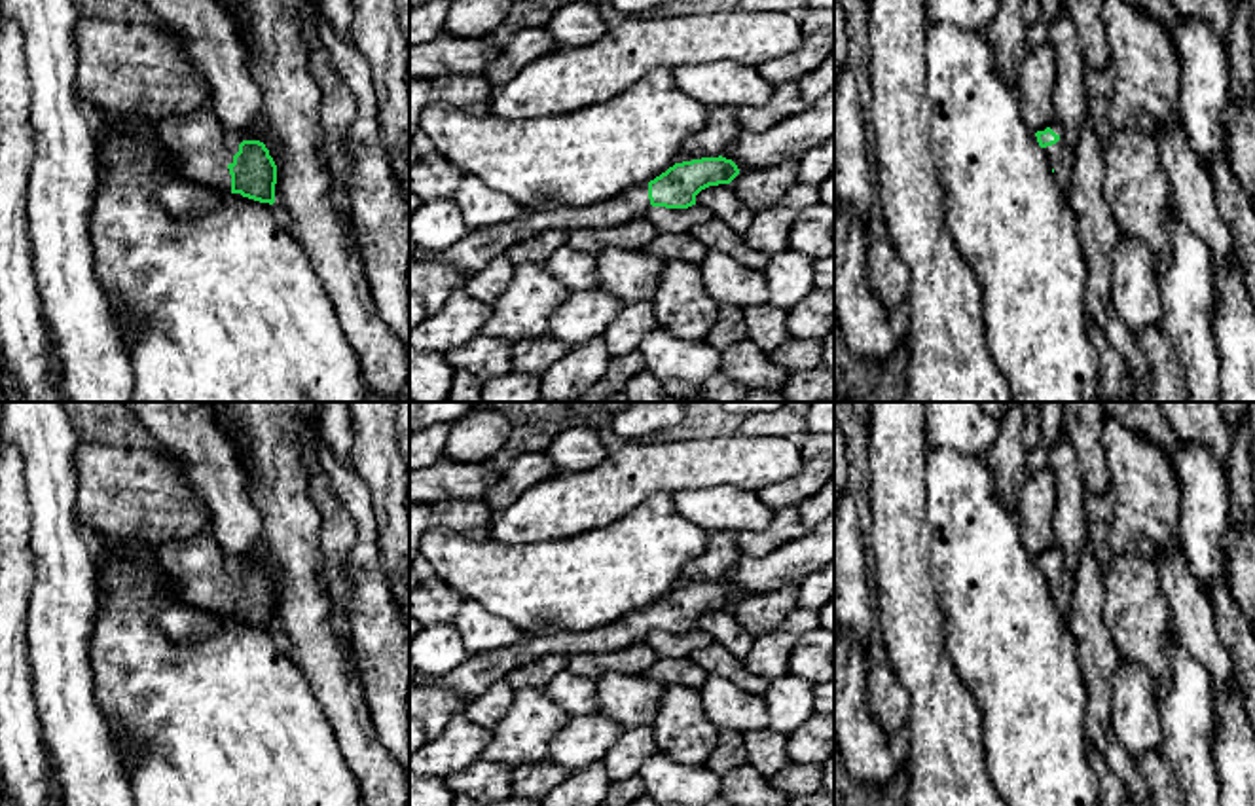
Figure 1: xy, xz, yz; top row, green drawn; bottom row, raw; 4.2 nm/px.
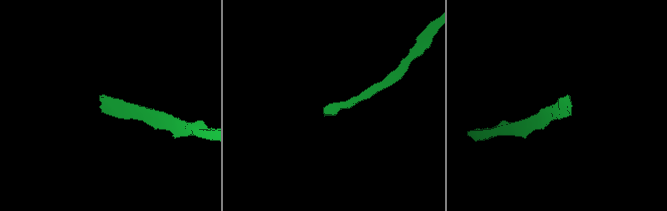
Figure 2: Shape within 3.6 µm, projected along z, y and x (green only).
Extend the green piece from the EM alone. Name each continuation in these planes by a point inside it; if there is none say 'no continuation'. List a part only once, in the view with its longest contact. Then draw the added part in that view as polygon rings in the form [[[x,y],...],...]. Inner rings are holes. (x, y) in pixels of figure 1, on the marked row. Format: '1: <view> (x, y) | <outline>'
1: xy (196, 143) | [[[210,99],[197,112],[176,118],[114,116],[97,108],[89,114],[91,119],[102,116],[119,119],[135,146],[142,146],[148,138],[157,140],[190,182],[231,193],[227,165],[233,163],[235,154],[226,142]]]

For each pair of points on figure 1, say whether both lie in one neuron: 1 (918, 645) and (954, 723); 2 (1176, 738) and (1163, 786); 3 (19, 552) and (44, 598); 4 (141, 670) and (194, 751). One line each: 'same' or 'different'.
1: same
2: different
3: different
4: same

